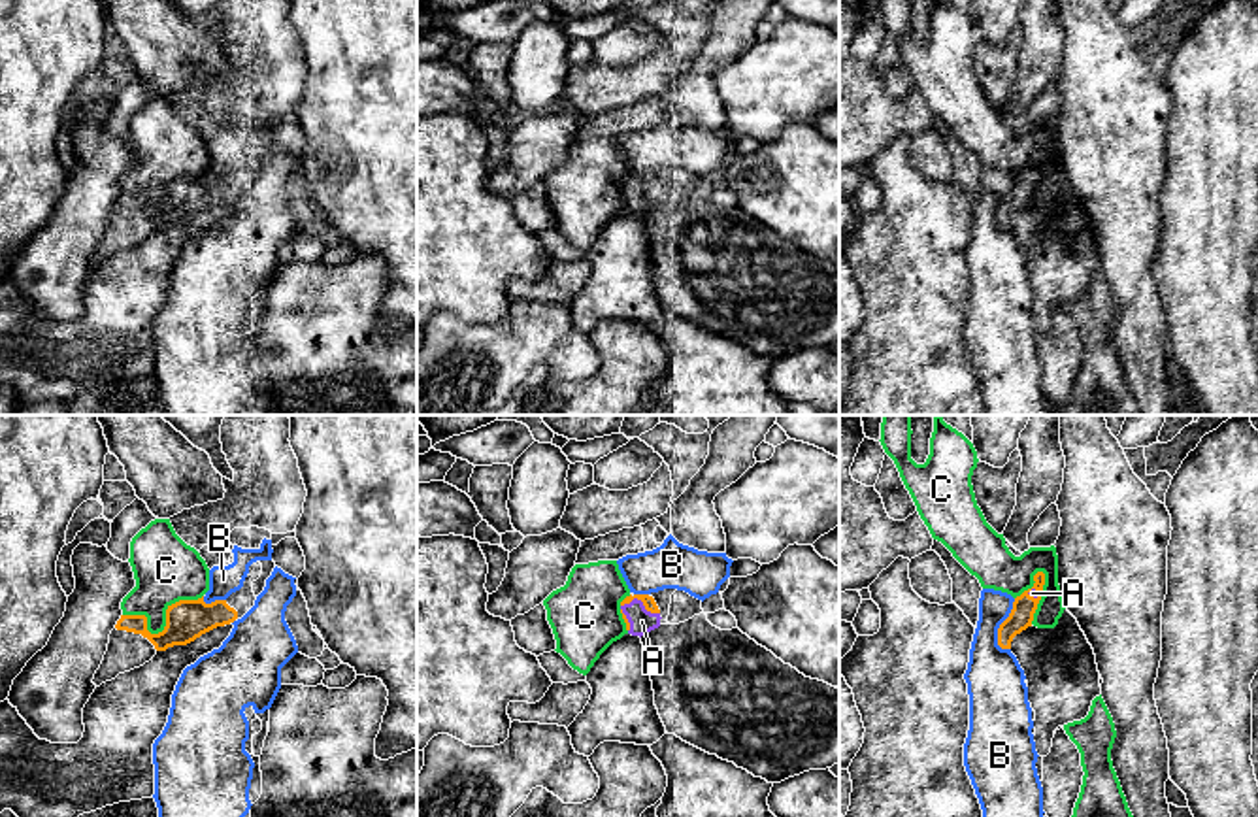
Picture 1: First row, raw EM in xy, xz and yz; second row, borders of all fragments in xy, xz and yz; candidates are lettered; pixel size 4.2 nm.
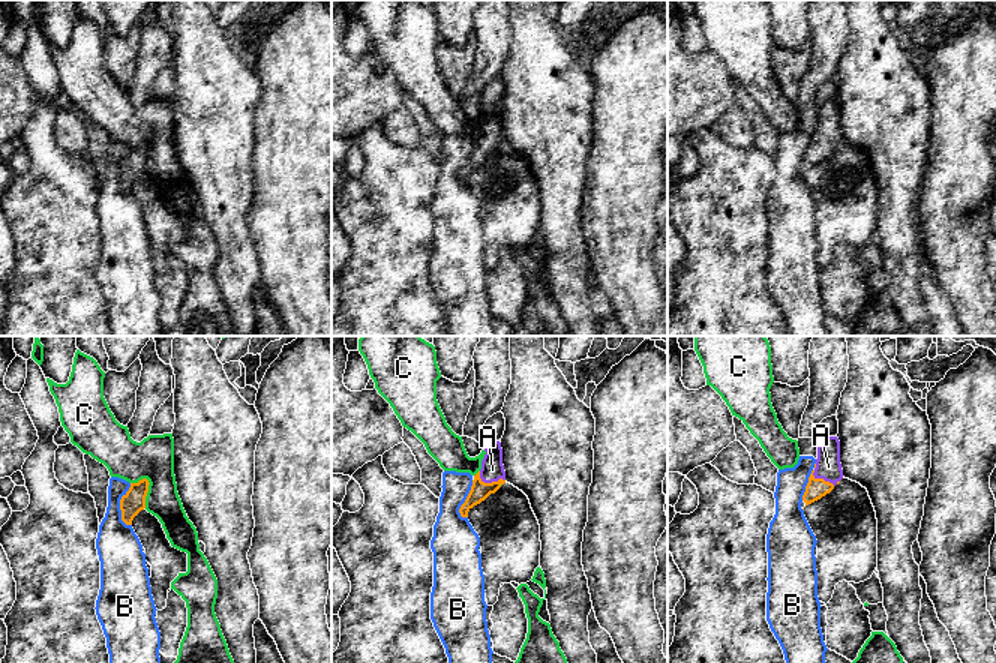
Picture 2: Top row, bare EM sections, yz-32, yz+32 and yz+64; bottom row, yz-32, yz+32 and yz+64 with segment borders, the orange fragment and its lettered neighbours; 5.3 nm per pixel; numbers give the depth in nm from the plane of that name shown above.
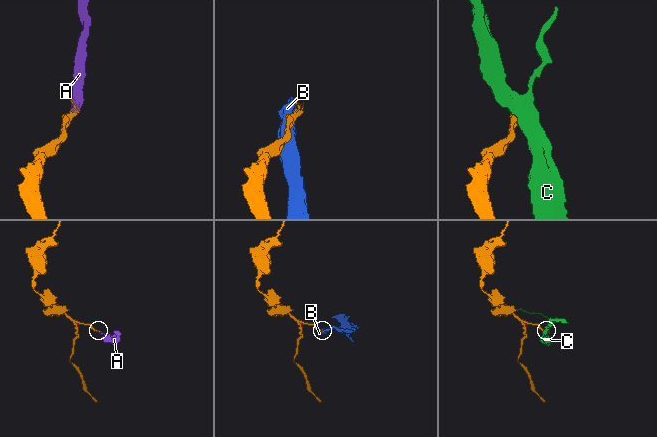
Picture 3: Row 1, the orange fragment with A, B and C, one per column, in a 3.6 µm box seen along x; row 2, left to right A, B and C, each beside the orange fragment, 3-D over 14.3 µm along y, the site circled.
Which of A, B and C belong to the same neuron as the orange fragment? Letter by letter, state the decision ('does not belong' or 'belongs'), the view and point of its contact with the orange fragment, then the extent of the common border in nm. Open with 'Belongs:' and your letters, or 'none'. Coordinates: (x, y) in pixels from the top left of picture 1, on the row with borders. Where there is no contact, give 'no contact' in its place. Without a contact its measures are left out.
Belongs: A
A: belongs | xz (642, 600) | 170 nm
B: does not belong | yz (1000, 625) | 240 nm
C: does not belong | xy (165, 627) | 360 nm

